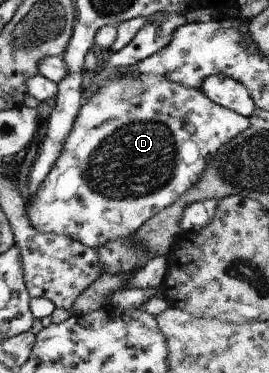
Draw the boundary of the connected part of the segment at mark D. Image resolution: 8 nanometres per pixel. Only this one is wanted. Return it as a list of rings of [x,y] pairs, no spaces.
[[[155,74],[115,76],[81,106],[57,161],[34,198],[26,201],[29,223],[40,234],[61,234],[95,249],[121,236],[133,237],[150,217],[202,178],[208,161],[222,145],[249,127],[248,117],[216,104],[200,89]]]

